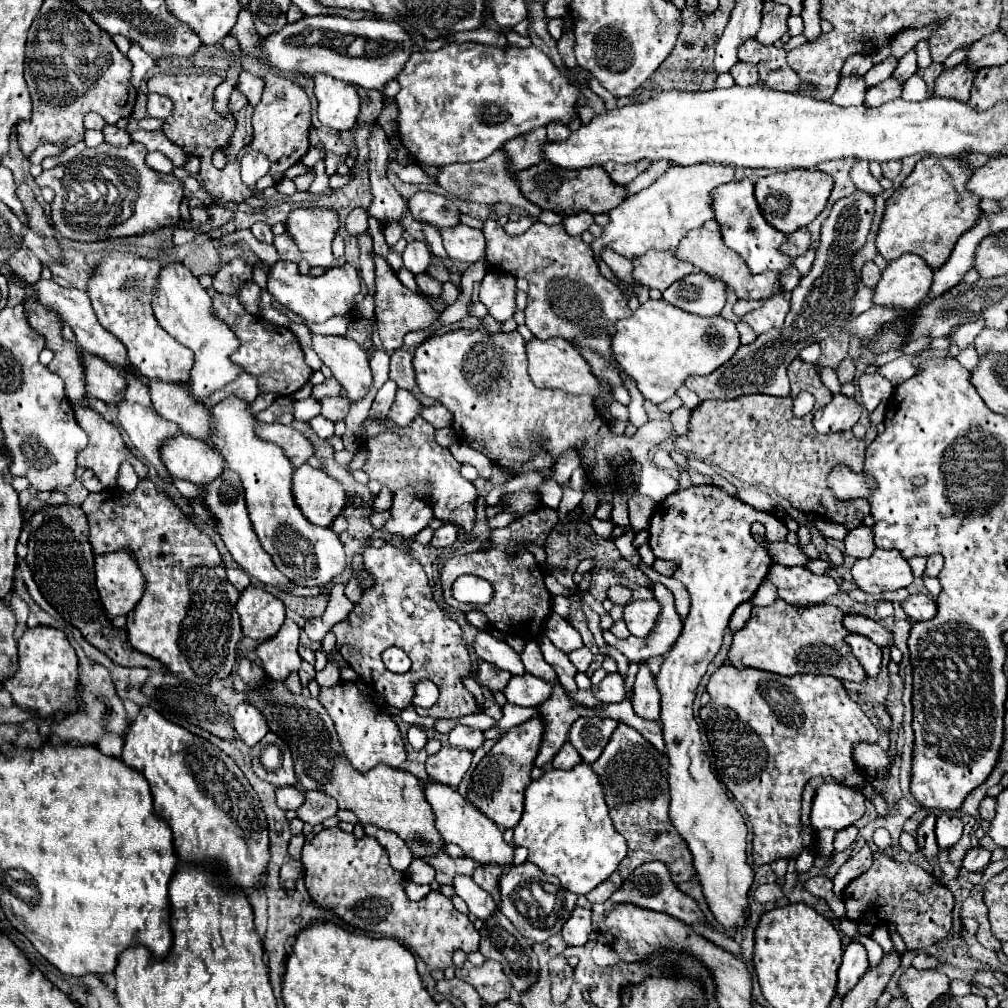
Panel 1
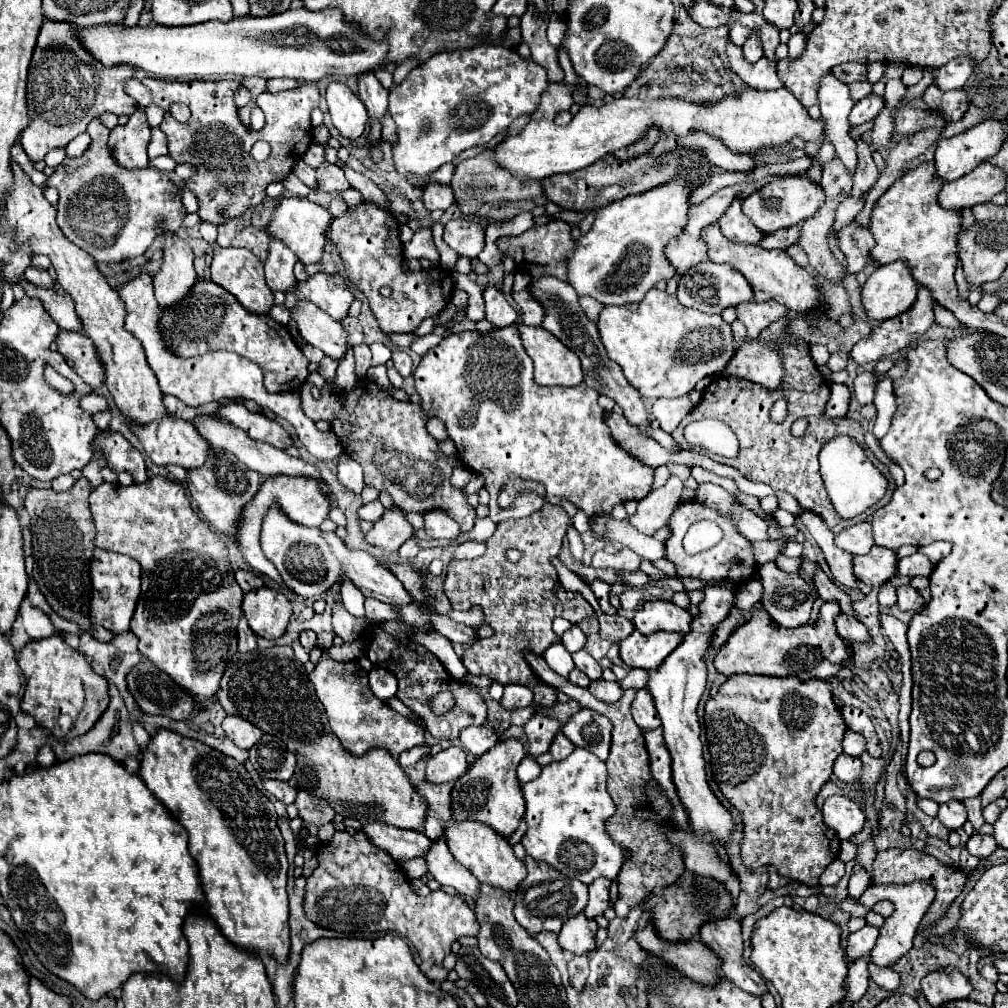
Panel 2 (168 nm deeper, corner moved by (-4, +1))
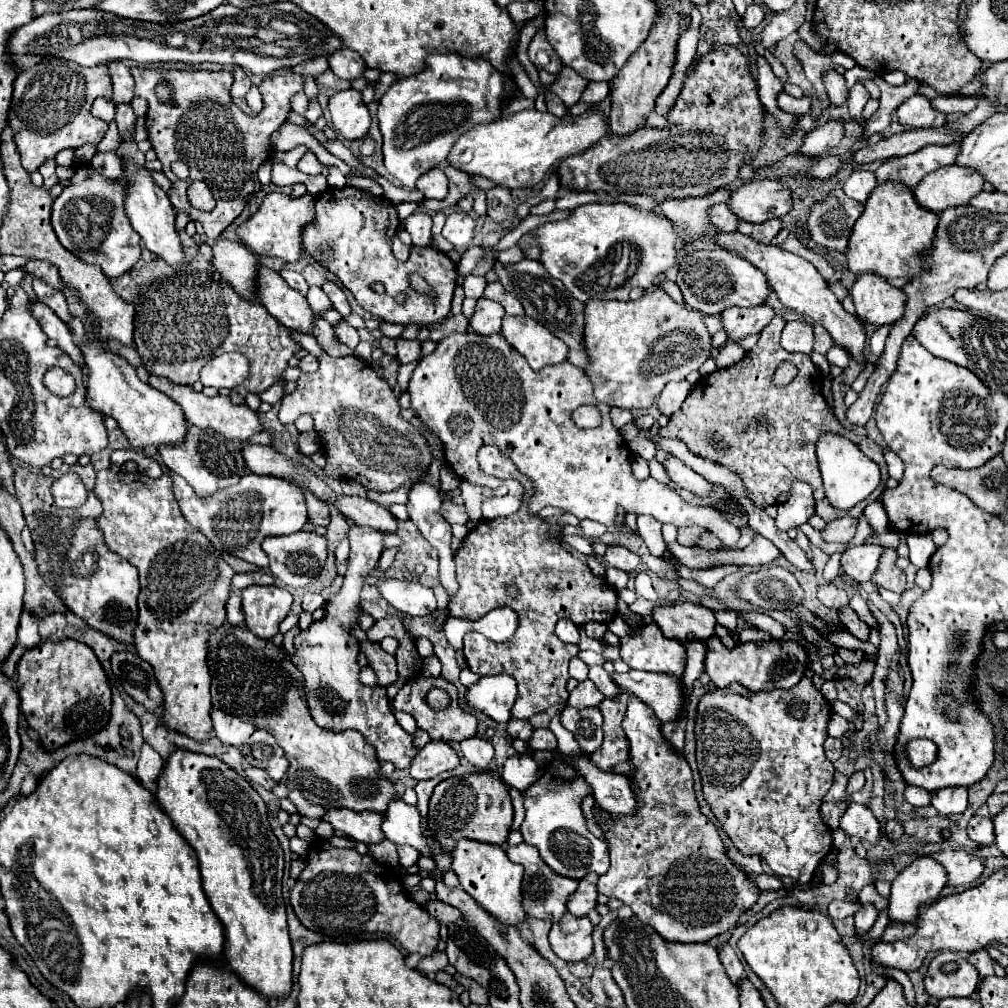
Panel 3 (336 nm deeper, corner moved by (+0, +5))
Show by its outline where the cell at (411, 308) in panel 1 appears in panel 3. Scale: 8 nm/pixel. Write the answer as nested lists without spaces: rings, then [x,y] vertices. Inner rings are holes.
[[[346,186],[342,190],[328,188],[324,194],[320,194],[316,198],[316,216],[318,218],[304,228],[304,250],[314,260],[318,260],[322,266],[326,266],[330,272],[334,272],[340,278],[340,282],[354,294],[356,302],[366,312],[370,312],[374,318],[378,318],[382,322],[394,322],[394,324],[404,324],[404,326],[406,324],[434,324],[434,322],[440,322],[440,320],[444,320],[448,316],[452,294],[454,294],[454,288],[456,288],[456,278],[458,278],[456,264],[444,252],[440,252],[438,248],[432,248],[432,246],[426,246],[426,248],[412,246],[410,258],[406,262],[396,260],[394,254],[392,254],[392,240],[396,238],[396,232],[400,228],[400,218],[396,214],[396,206],[390,200],[386,200],[384,196],[382,198],[372,196],[370,192],[350,188],[350,186]],[[412,274],[420,274],[428,282],[428,286],[434,292],[434,298],[430,298],[428,294],[420,294],[420,292],[416,292],[412,288],[412,284],[410,284]],[[374,282],[384,284],[382,294],[376,294],[370,288]],[[398,292],[408,294],[406,304],[396,302]]]

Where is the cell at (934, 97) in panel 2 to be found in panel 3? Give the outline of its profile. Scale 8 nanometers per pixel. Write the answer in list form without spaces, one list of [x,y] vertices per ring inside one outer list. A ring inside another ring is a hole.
[[[916,94],[898,106],[898,120],[906,128],[942,128],[946,114],[938,112],[930,98]]]

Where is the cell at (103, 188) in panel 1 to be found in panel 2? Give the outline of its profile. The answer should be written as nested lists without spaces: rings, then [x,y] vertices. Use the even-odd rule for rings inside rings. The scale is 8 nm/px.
[[[98,118],[90,122],[88,134],[92,142],[84,156],[78,160],[66,158],[46,184],[60,192],[58,226],[72,244],[88,252],[96,262],[116,264],[126,258],[142,256],[158,236],[154,226],[158,218],[162,218],[168,230],[176,232],[180,228],[186,210],[176,192],[178,186],[158,170],[118,170],[106,150],[108,128]]]

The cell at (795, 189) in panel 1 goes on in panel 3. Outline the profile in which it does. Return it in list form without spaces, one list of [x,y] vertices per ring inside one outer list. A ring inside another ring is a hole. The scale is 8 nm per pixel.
[[[780,180],[744,182],[730,196],[730,210],[744,222],[766,222],[782,218],[792,210],[792,190]]]

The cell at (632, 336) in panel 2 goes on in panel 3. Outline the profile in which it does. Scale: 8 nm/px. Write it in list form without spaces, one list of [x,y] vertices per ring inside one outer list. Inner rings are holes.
[[[654,290],[640,300],[618,302],[618,300],[590,300],[586,302],[586,326],[584,344],[592,366],[588,378],[594,384],[594,396],[600,402],[620,408],[648,408],[654,398],[662,392],[668,382],[680,382],[690,372],[700,370],[700,366],[710,358],[712,334],[706,330],[704,314],[690,310],[686,304],[674,302],[664,290]]]

